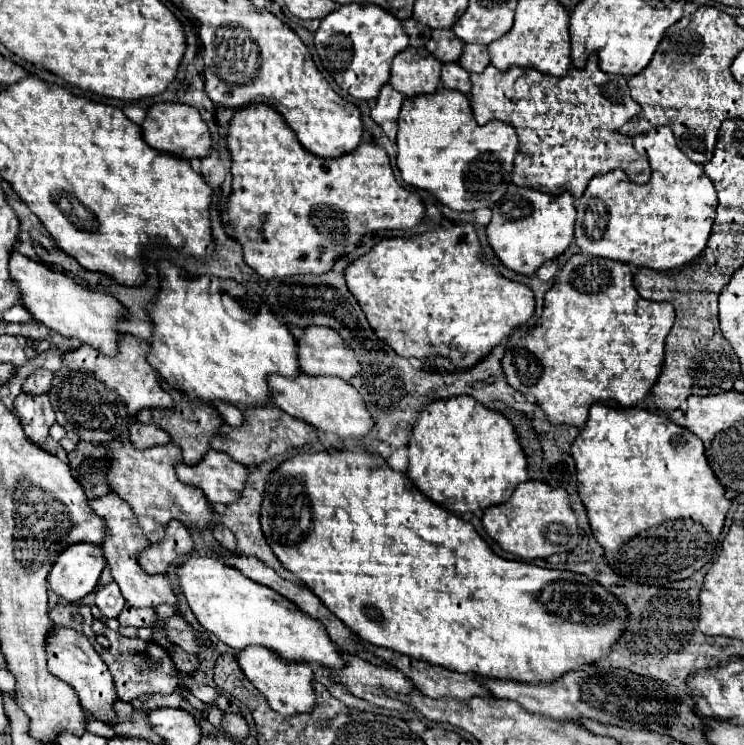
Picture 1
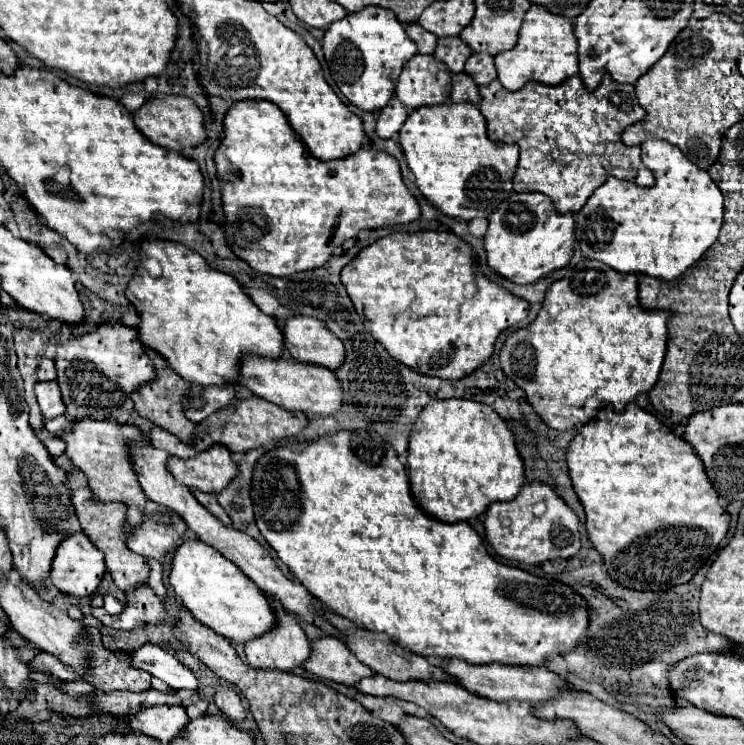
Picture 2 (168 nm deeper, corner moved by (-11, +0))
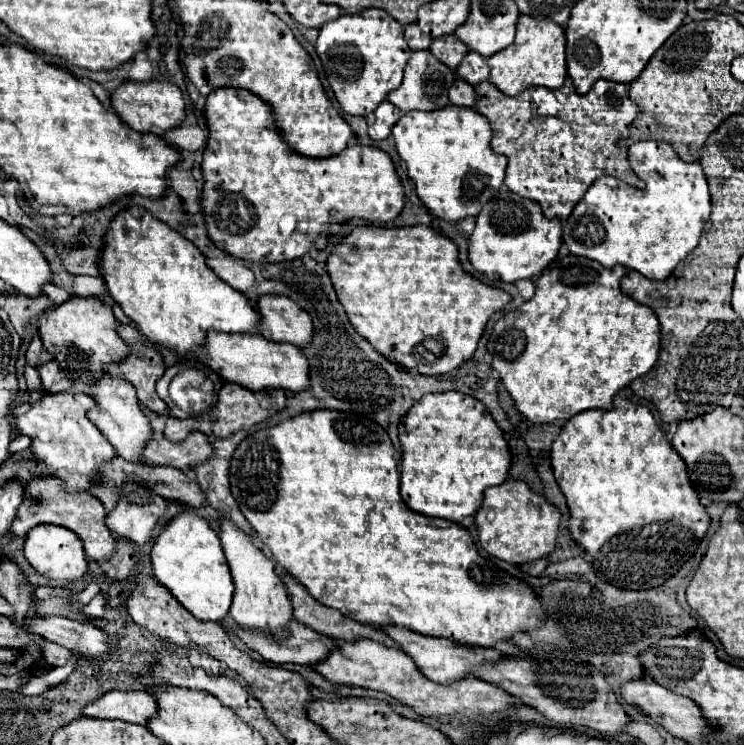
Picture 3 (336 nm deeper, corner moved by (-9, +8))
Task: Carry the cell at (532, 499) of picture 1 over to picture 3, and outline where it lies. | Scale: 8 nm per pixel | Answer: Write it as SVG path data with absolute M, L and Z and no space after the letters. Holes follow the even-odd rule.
M508 479L502 485L484 491L484 503L476 513L480 545L488 555L518 565L548 557L558 541L560 517L562 515L558 507L542 497L536 497L524 481ZM532 499L538 503L534 503Z

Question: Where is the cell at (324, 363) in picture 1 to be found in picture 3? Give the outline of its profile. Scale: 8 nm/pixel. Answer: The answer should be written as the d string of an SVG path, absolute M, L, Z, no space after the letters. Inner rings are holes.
M264 295L258 301L258 311L262 315L258 333L268 341L306 347L306 343L310 343L310 339L314 337L310 315L306 315L306 311L302 311L288 297Z

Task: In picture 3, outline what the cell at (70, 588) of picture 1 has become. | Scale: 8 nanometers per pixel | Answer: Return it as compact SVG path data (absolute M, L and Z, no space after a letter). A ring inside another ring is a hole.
M36 525L28 531L26 543L24 543L24 555L28 563L44 577L56 579L62 583L74 583L80 581L88 573L88 559L82 547L82 541L74 531L66 531L66 527L58 525Z

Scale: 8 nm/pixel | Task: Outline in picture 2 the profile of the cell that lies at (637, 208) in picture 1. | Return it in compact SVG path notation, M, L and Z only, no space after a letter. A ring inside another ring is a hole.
M648 139L648 141L644 141L644 143L640 145L640 149L642 149L642 161L644 161L644 165L654 173L656 183L654 183L652 187L638 187L638 185L632 183L632 181L620 181L620 179L608 177L608 179L592 193L592 197L590 197L588 203L578 211L578 215L574 215L574 219L578 219L576 231L574 231L574 233L576 233L576 243L578 243L578 247L580 247L580 251L582 251L584 257L588 257L588 259L598 259L598 261L606 263L608 267L612 267L614 271L620 271L620 273L630 273L630 271L632 271L632 273L644 273L644 275L656 277L656 279L660 279L660 281L672 281L672 279L680 277L688 267L692 267L692 265L710 249L710 245L716 241L716 237L718 237L718 233L720 233L720 227L722 227L722 211L724 211L722 193L720 193L720 189L716 187L716 183L710 179L710 175L708 175L704 169L696 167L678 147L672 147L670 143L664 143L664 141L660 141L660 139Z

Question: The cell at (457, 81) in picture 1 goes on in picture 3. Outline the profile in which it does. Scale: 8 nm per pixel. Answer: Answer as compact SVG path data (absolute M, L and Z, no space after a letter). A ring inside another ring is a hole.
M456 79L450 87L450 103L458 107L472 107L476 101L476 91L464 79Z

